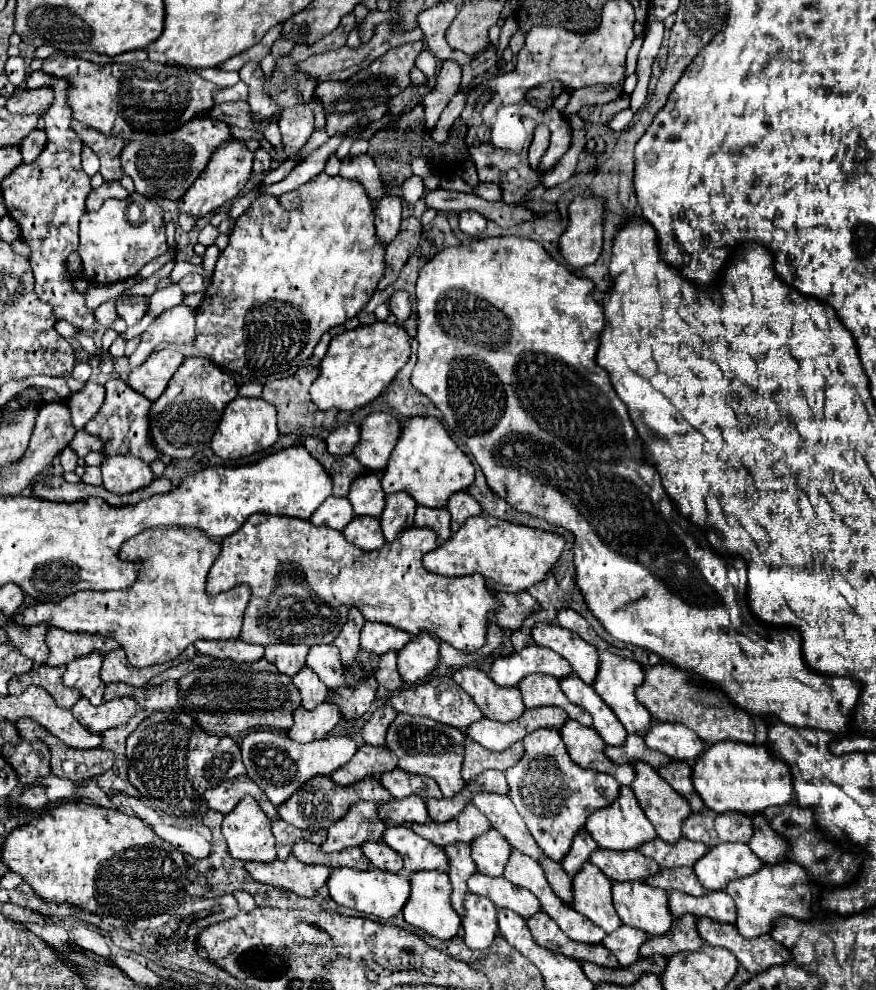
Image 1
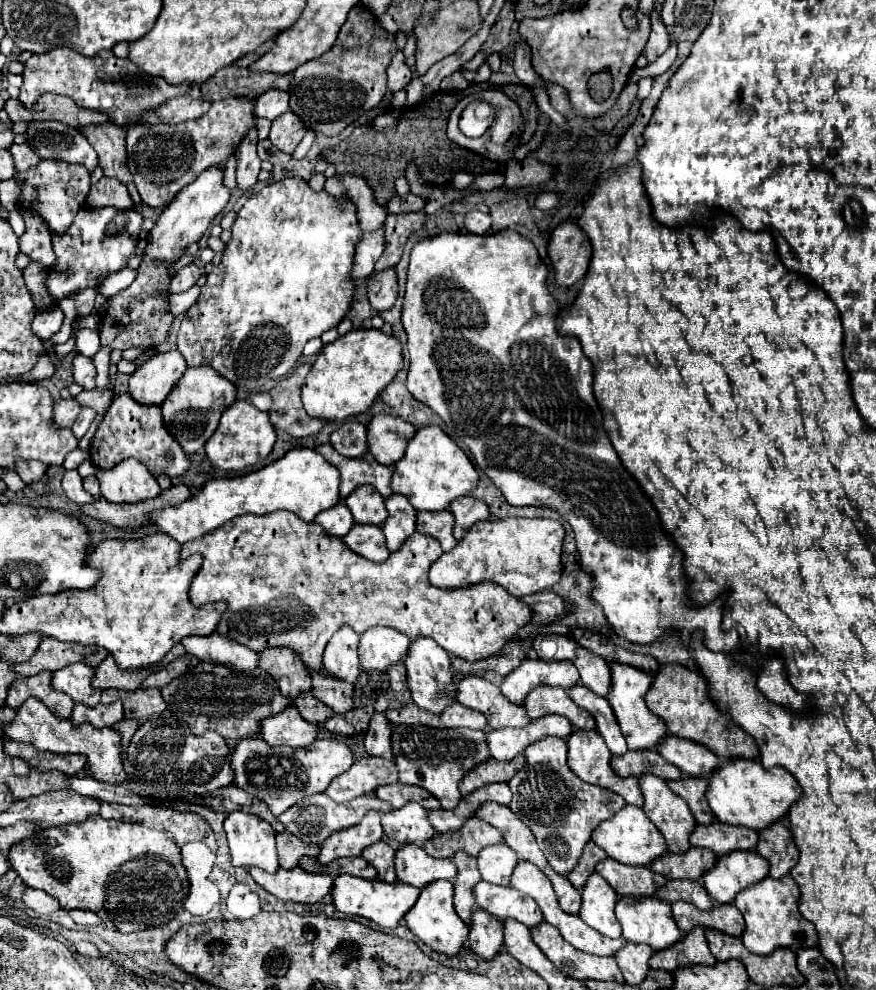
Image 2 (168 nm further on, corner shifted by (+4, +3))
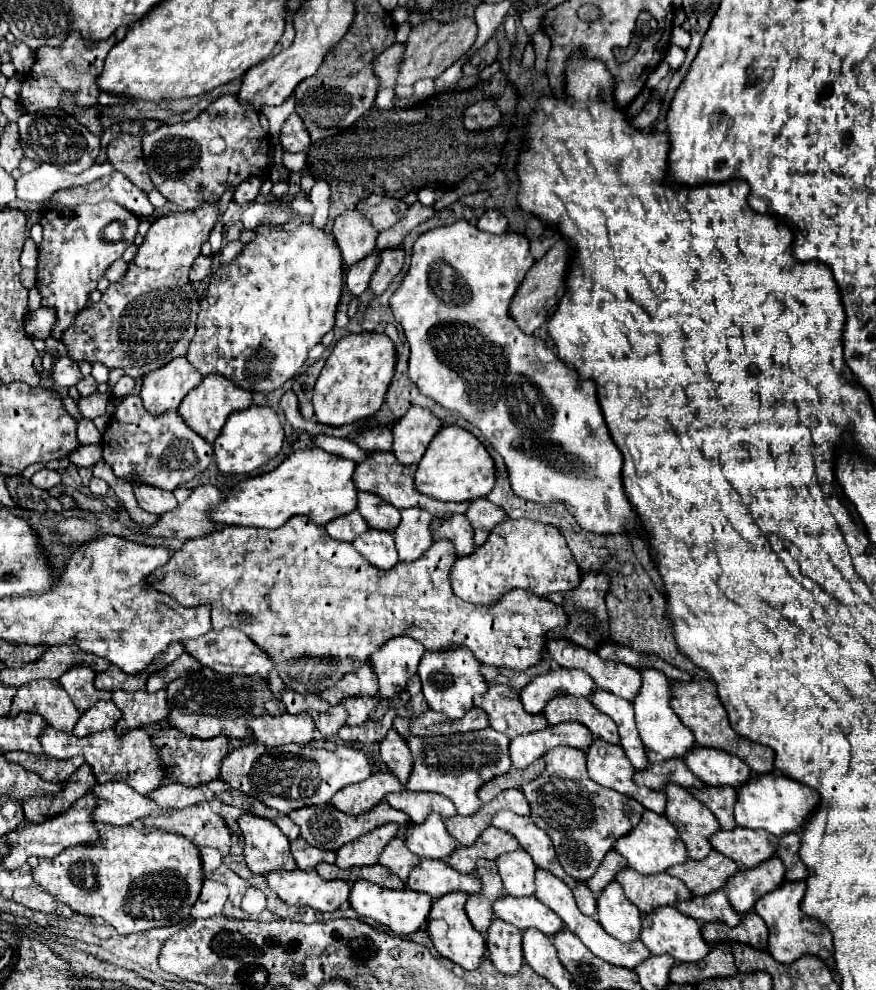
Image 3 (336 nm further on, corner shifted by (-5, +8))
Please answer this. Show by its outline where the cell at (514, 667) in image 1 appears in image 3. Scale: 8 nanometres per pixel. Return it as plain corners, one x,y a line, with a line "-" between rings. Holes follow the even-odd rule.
554,668
546,674
536,676
530,684
520,690
520,700
528,712
542,712
546,702
558,694
590,696
594,690
592,678
584,670
576,668

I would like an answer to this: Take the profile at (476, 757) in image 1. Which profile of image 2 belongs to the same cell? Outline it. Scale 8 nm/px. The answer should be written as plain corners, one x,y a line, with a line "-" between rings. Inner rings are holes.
525,755
515,757
513,761
495,761
489,759
487,763
477,765
471,773
467,773
463,777
463,781
459,783
459,791
463,797
471,795
475,789
487,785
487,783
507,783
525,763

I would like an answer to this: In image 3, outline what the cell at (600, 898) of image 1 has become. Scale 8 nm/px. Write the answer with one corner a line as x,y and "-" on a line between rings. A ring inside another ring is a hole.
610,882
596,900
598,922
620,942
632,942
640,932
640,910
628,902
618,882

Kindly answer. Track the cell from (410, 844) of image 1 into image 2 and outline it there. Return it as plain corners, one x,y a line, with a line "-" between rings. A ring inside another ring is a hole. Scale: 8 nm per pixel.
403,845
395,857
397,881
413,885
417,889
427,887
433,881
453,881
457,867
451,859
433,859
419,845

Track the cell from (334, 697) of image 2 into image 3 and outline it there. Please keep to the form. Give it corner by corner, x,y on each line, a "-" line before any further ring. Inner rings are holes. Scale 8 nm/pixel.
350,696
350,698
344,698
342,704
348,710
346,724
348,726
358,726
360,722
368,720
368,716
370,716
374,704
376,704
376,698
370,698
370,696

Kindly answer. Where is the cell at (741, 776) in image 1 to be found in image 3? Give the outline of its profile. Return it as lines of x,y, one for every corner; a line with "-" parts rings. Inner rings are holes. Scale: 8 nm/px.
774,772
754,774
752,778
748,778
748,782
744,782
744,786
738,786
736,790
734,818
742,828
762,828
774,836
782,836
786,832
800,830
804,820
816,808
816,802
820,802
820,794
816,794
816,790
812,790
810,786

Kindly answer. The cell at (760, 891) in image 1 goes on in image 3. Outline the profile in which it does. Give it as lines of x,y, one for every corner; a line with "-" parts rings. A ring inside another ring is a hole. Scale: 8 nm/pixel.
786,880
780,888
764,894
764,898
760,898
760,902
756,902
754,906
754,912
762,916
762,920
768,926
768,952
774,956
776,962
788,964
804,954
812,954
812,956
820,954
820,958
830,960
834,954
830,930
822,922
812,920
800,910
800,900
804,896
804,890
806,890
806,882

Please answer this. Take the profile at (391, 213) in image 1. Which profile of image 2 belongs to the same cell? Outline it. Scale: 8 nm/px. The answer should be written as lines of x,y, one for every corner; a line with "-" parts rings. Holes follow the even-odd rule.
383,229
361,235
361,241
357,243
357,251
355,251
353,271
351,271
353,281
361,281
373,273
373,265
383,253
383,237
385,237

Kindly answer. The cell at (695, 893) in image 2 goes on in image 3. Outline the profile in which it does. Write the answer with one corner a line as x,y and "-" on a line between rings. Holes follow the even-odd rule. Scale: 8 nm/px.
714,890
706,896
694,896
688,902
678,902
676,908
682,914
688,914
696,920
704,920
704,922
712,922
712,920
720,920
728,926
736,926
738,924
738,914
734,912
734,908
728,902
728,896
724,894
724,890

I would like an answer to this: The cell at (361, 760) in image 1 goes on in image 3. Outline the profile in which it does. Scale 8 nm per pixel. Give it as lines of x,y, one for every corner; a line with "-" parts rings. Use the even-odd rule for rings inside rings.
372,772
364,782
344,786
332,796
332,804
344,814
362,814
376,806
388,792
400,792
404,786
394,772

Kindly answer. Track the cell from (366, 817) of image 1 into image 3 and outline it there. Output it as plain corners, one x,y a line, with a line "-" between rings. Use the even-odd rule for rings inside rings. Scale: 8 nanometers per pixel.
388,822
386,826
378,826
378,830
372,830
346,846
340,846
336,852
336,866
340,868
352,868
352,866
370,866
378,862
380,850
392,840
398,832
396,822

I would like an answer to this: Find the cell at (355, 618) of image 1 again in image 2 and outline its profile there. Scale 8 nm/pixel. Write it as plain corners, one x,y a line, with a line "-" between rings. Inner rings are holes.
341,627
325,647
323,673
339,681
355,683
361,673
357,643
359,643
359,635
351,627

